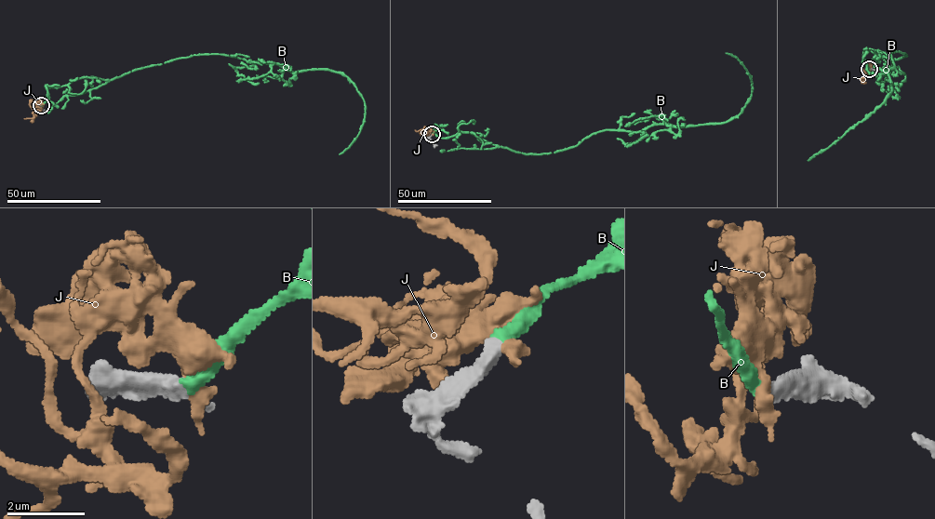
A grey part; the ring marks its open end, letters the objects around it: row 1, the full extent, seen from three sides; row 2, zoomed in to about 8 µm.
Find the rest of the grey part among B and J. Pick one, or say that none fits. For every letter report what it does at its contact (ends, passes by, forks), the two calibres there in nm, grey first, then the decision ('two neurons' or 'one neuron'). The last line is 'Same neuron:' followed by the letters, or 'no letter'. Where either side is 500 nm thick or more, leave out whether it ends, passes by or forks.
B: it ends there; 440 nm thick on the grey side, 360 nm on the other; one neuron
J: it ends there; 460 nm thick on the grey side, 440 nm on the other; two neurons
Same neuron: B

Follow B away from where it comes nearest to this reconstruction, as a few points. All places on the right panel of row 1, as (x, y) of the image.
B: (869, 69), (866, 50), (893, 60), (907, 55), (890, 53), (892, 90), (882, 104), (808, 160)

